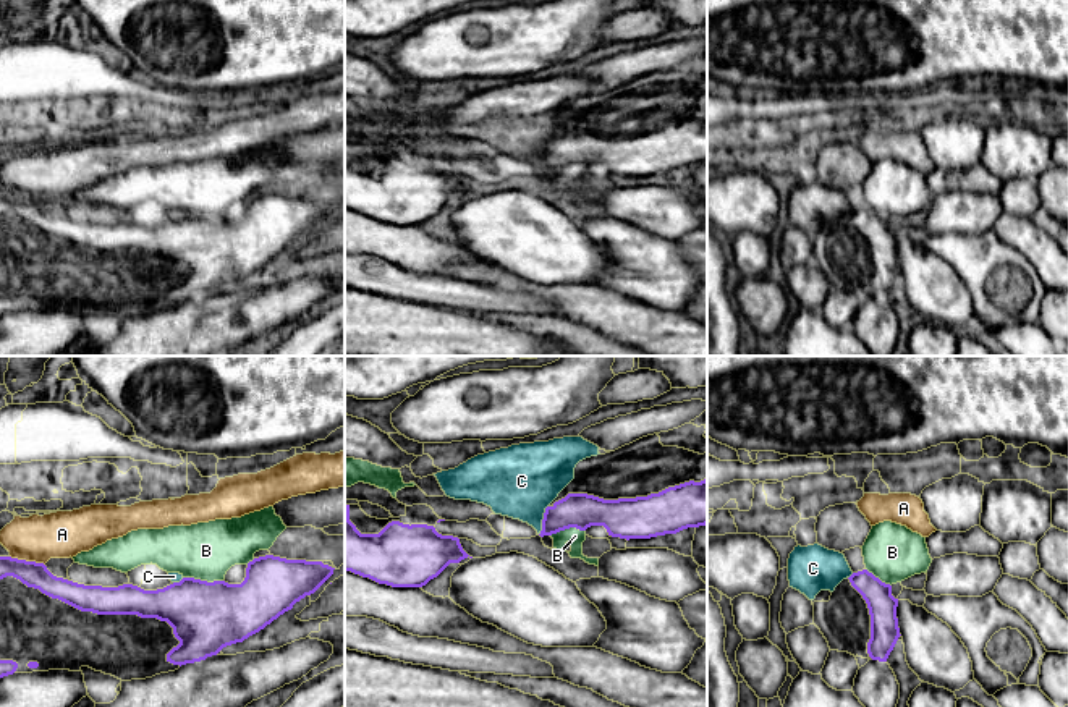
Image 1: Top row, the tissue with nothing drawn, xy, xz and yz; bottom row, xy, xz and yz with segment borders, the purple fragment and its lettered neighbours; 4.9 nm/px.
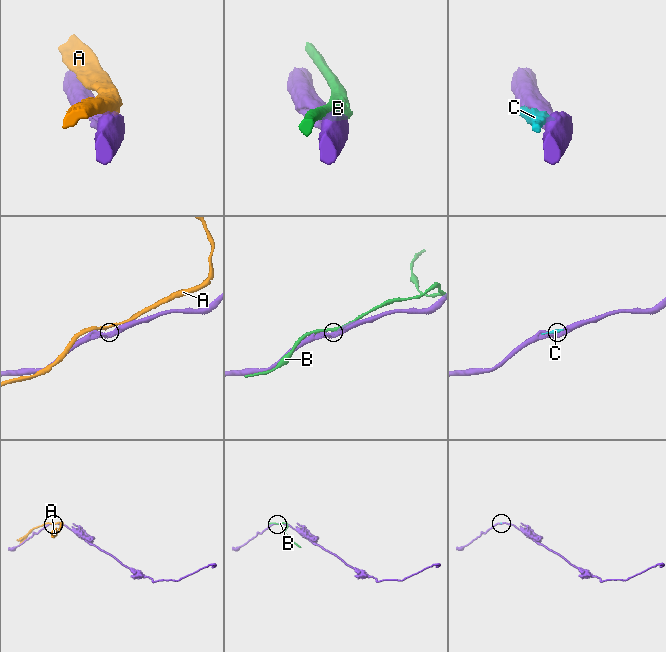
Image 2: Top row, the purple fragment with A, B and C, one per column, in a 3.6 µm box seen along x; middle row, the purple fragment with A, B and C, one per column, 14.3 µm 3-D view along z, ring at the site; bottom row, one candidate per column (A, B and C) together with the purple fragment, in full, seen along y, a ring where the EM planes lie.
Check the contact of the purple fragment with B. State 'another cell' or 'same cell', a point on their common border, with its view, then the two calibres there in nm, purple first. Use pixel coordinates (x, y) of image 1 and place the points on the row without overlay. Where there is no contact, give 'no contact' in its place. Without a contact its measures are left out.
another cell; meets purple in xy at (203, 219); 360 nm thick on the purple side, 280 nm on the other

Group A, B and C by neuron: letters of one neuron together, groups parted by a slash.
A / B / C

